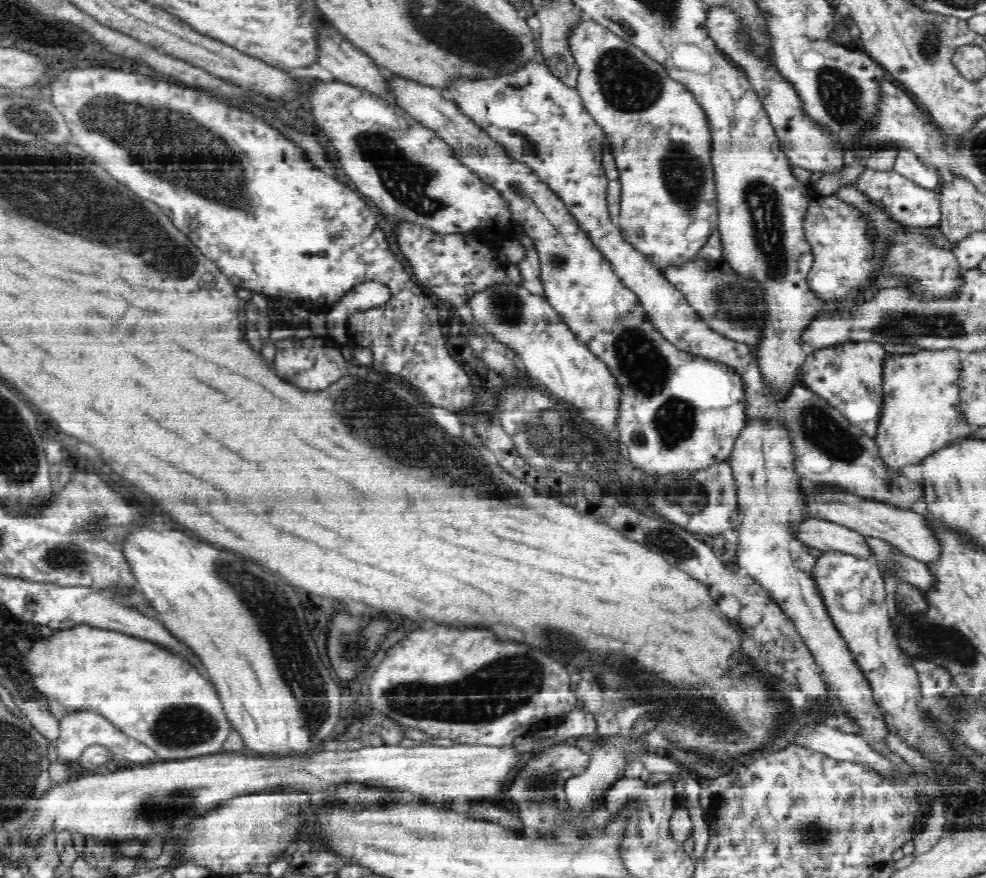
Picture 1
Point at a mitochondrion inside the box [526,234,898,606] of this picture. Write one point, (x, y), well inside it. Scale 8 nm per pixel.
(645, 369)

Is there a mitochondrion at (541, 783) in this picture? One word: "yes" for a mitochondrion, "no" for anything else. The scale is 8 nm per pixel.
yes

